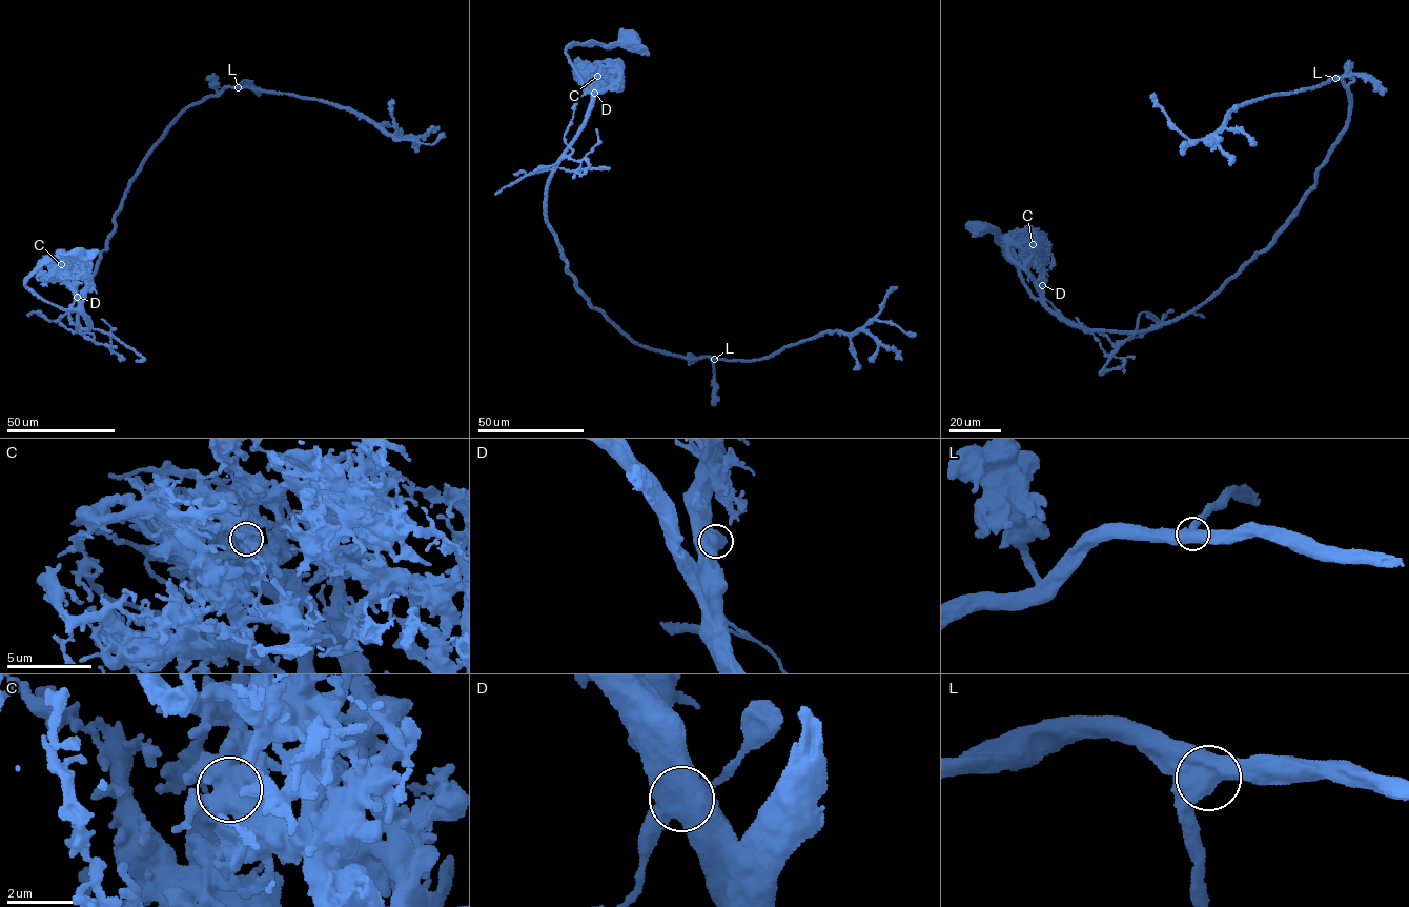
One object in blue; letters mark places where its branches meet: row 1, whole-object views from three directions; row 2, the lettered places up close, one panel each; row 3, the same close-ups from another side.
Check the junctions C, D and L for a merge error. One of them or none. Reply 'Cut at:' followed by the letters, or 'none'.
Cut at: D

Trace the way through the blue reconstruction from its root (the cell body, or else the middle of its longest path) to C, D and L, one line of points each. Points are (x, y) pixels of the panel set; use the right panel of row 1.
C: (975, 226), (999, 232), (1005, 256), (1017, 265), (1034, 297), (1041, 300), (1040, 255), (1033, 244)
D: (975, 226), (999, 232), (1005, 256), (1017, 265), (1034, 297), (1041, 300), (1042, 286)
L: (975, 226), (999, 232), (1067, 321), (1182, 318), (1313, 186), (1350, 106), (1335, 78)

